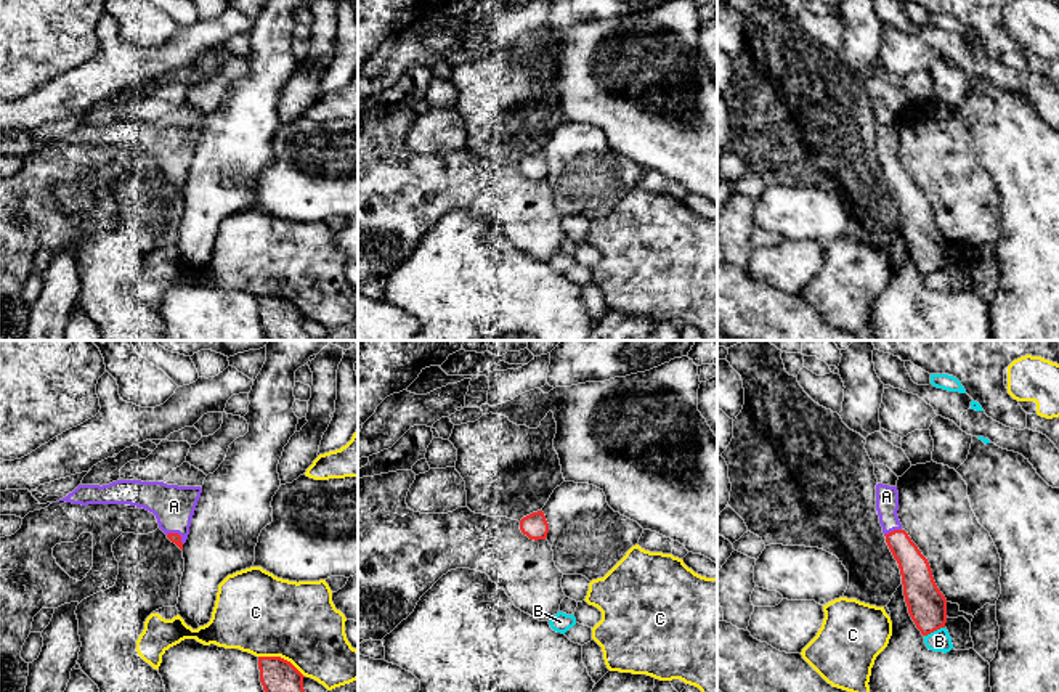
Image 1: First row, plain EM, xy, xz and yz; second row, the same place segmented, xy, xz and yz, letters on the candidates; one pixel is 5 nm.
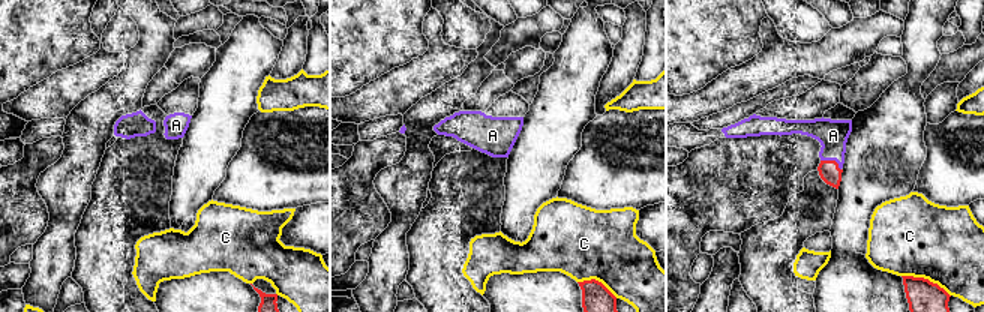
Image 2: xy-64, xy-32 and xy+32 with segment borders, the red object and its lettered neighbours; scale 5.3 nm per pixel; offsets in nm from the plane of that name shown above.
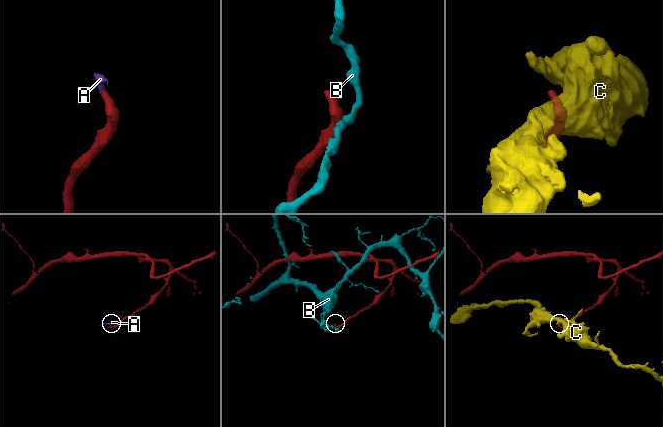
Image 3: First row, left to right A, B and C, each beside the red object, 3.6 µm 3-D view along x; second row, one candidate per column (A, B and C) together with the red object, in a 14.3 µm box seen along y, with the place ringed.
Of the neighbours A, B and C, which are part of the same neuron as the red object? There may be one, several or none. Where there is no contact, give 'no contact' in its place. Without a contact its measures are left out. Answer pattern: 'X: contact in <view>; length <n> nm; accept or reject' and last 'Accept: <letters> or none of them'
A: contact in yz; length 90 nm; accept
B: contact in yz; length 120 nm; reject
C: contact in xy; length 260 nm; reject
Accept: A

